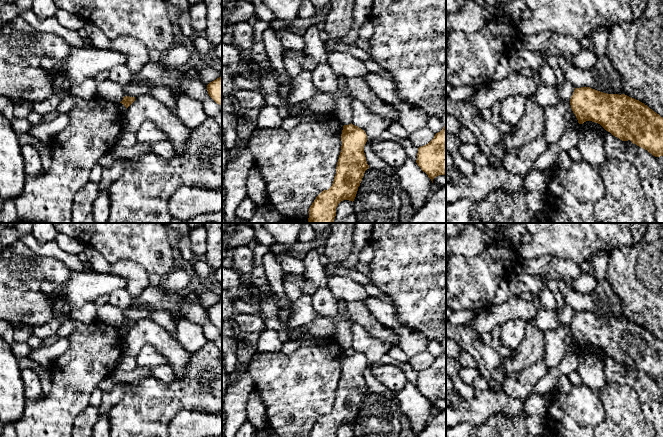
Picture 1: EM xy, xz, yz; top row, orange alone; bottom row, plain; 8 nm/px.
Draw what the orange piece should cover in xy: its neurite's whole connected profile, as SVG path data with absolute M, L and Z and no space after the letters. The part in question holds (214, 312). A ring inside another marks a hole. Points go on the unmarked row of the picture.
M222 300L207 309L209 320L219 329L222 328Z

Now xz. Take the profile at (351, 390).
M352 347L344 349L341 365L341 376L337 386L333 408L328 414L323 414L316 421L309 432L309 437L336 437L336 432L341 425L349 424L353 426L364 397L369 392L364 377L364 370L367 366L367 359L364 354Z

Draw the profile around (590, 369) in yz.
M586 345L580 348L577 356L578 367L576 371L582 384L593 391L600 392L607 383L603 351L598 347Z

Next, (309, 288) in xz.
M305 278L305 282L303 284L303 291L305 295L312 296L318 289L318 285L308 281Z

